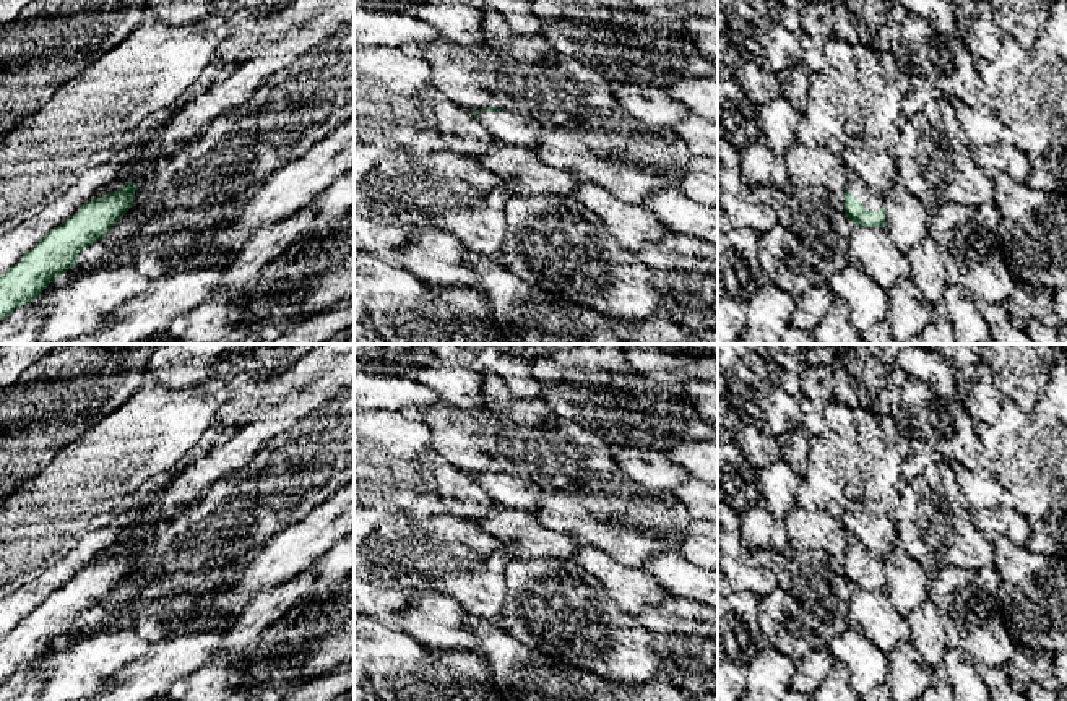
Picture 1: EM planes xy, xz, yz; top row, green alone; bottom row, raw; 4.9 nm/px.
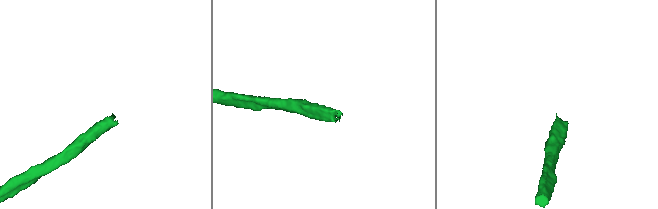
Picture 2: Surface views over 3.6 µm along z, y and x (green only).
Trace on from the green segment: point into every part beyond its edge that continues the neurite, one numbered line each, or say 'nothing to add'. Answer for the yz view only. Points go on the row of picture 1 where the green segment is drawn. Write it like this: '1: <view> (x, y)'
1: yz (856, 187)

